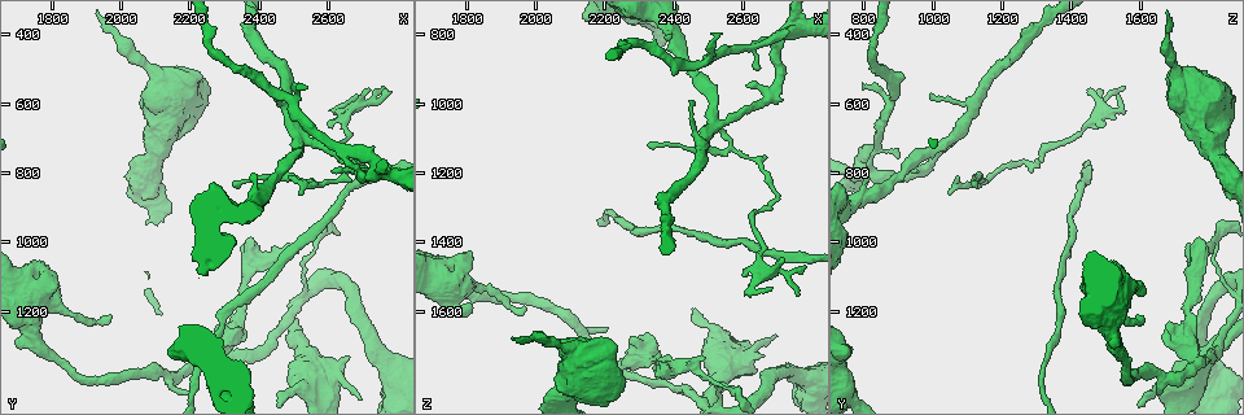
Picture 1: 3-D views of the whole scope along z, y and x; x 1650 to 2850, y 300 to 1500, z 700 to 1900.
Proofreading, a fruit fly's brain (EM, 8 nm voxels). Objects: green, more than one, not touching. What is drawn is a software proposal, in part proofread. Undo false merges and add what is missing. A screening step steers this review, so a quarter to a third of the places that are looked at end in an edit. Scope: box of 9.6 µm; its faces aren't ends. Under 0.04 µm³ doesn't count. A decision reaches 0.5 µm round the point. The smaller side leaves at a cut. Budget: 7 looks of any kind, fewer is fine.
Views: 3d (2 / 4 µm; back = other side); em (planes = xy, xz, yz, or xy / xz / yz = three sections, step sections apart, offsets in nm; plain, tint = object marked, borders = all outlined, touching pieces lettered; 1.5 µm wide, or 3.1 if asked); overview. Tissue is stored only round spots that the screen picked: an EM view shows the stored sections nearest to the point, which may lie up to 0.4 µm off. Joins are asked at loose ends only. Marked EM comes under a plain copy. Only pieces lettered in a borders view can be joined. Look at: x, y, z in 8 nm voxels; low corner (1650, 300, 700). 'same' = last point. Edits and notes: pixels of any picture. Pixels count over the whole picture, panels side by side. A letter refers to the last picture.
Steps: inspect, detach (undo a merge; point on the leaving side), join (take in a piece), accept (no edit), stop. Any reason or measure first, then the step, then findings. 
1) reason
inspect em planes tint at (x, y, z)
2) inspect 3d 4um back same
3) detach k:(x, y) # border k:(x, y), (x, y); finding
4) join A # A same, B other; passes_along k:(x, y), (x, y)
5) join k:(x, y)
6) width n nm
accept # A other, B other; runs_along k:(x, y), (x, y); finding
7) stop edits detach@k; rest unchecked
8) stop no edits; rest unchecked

free end
inspect em xy step 4 tint at (2490, 820, 1070)

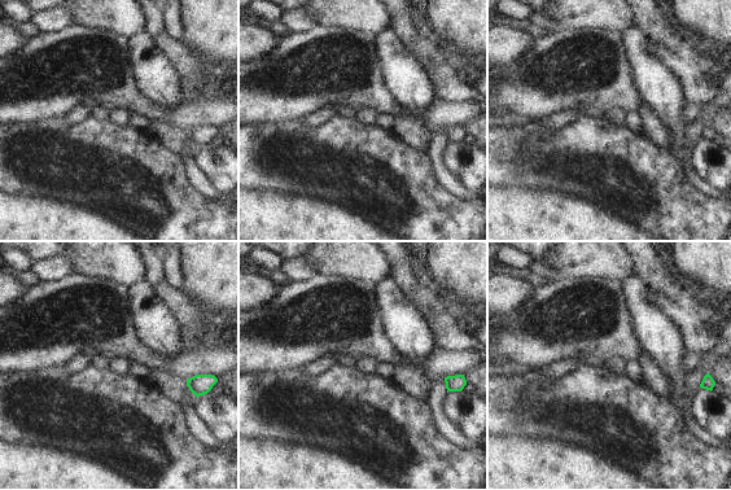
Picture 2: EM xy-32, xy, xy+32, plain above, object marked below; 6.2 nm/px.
inspect em planes tint same

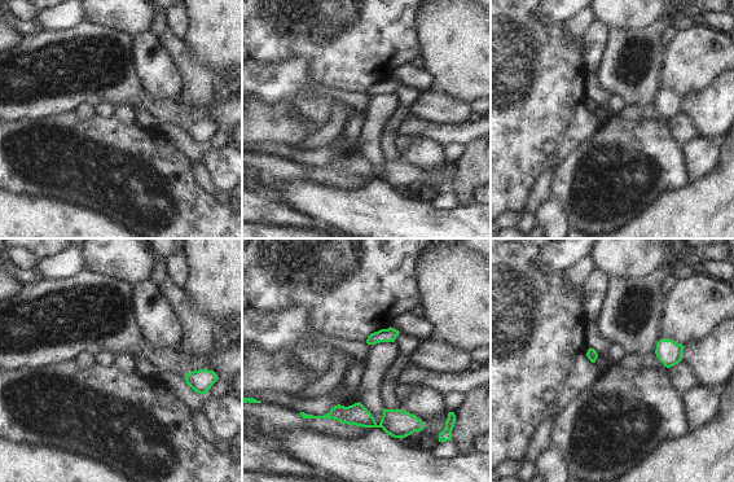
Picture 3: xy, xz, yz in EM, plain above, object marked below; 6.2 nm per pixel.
inspect em planes borders same

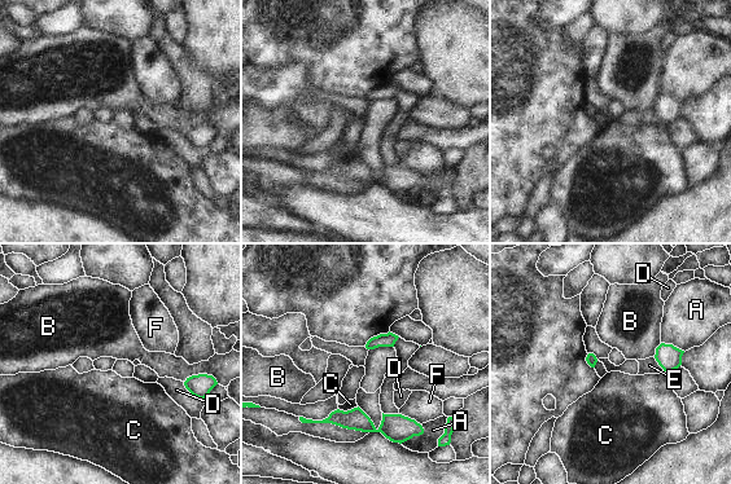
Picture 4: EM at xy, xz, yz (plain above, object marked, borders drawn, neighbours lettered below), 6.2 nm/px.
longest_contact E 200 nm
accept # A other, B other, C other, D other, E other, F other; border 4:(358, 406), (350, 410), (338, 409); no lettered piece goes on from it

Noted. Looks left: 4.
arms part here
inspect 3d 4um at (2230, 1340, 1770)

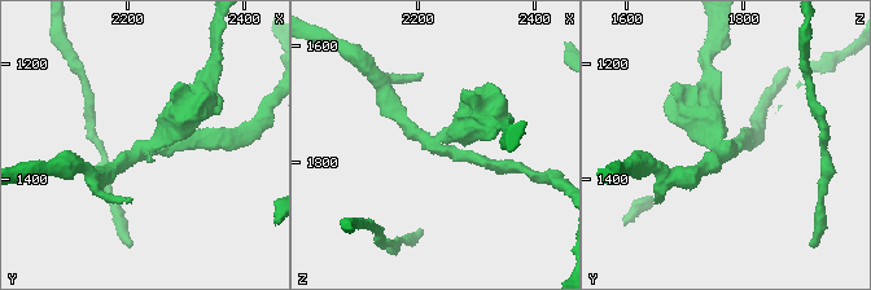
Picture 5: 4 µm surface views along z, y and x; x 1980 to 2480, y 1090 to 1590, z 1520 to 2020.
arms 3; arm_widths 190, 280, 460 nm
inspect em yz step 4 tint at (2230, 1345, 1765)

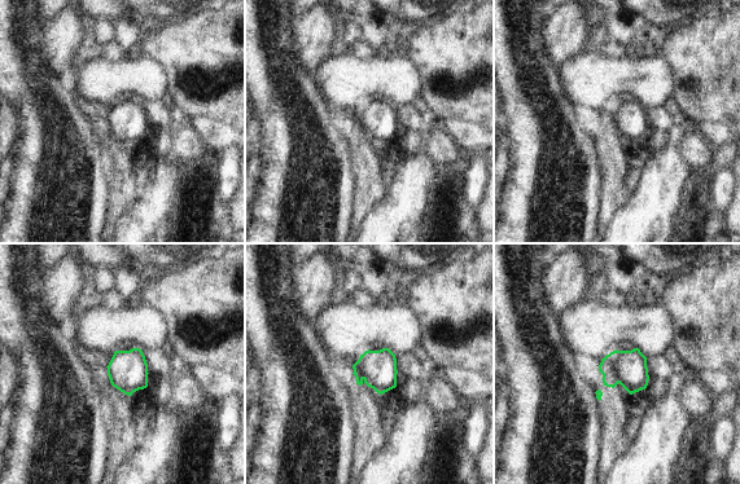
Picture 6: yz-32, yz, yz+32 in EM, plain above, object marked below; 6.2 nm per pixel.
what lies round it
inspect em yz step 4 borders same

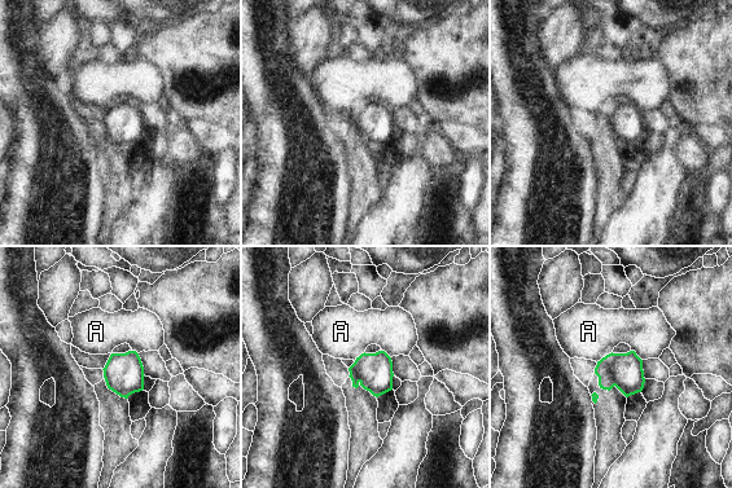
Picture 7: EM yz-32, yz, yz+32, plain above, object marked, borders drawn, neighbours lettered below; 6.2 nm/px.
detach 7:(603, 369) # A other; border 7:(612, 354), (610, 376), (614, 385); a second neuron is stuck on

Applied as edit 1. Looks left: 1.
stop edits detach@7; rest unchecked

